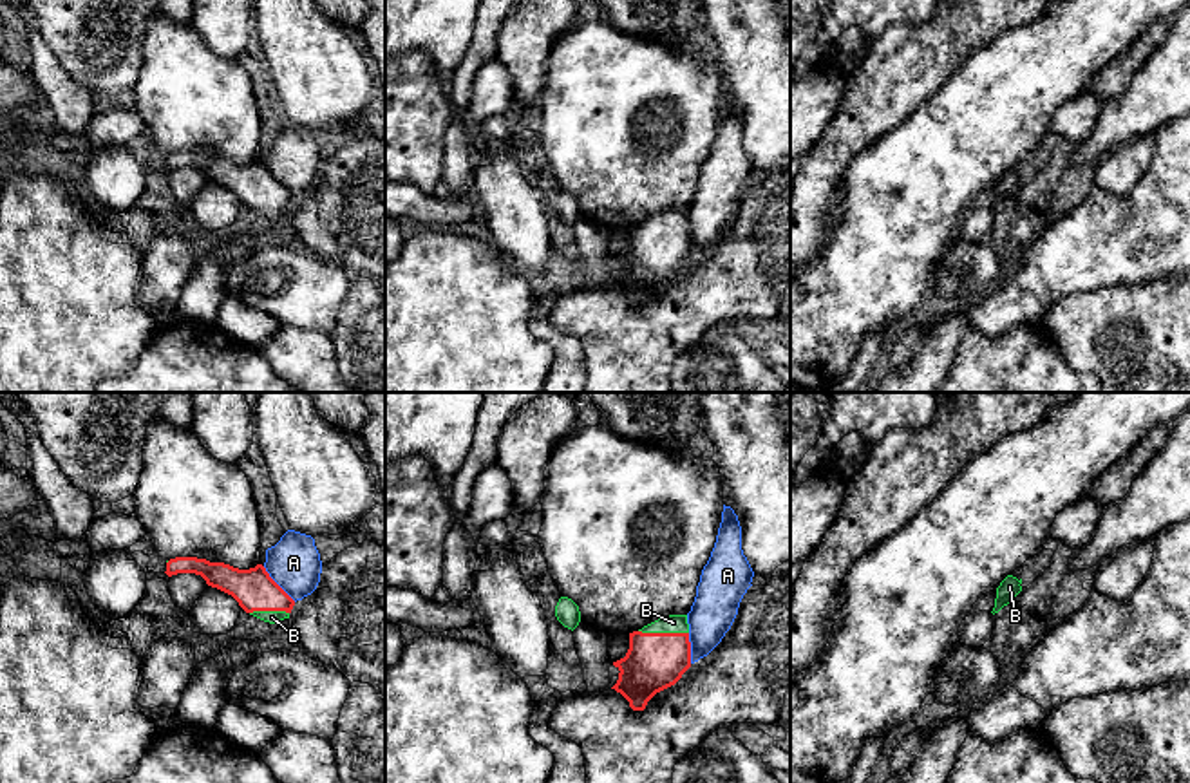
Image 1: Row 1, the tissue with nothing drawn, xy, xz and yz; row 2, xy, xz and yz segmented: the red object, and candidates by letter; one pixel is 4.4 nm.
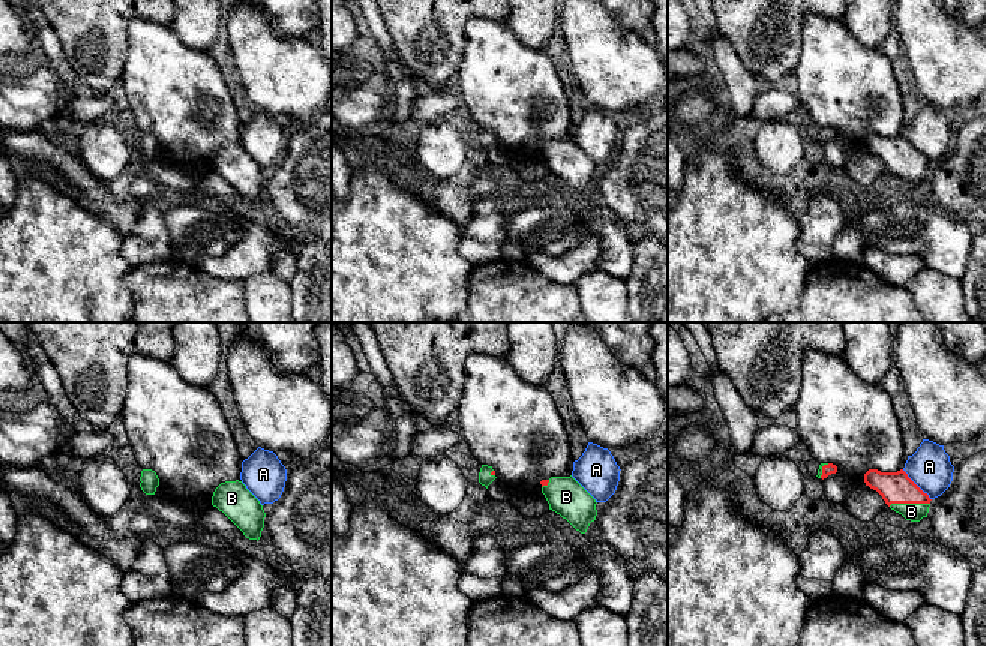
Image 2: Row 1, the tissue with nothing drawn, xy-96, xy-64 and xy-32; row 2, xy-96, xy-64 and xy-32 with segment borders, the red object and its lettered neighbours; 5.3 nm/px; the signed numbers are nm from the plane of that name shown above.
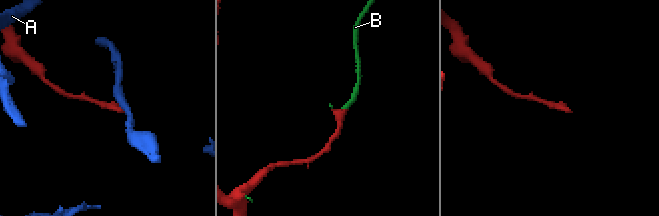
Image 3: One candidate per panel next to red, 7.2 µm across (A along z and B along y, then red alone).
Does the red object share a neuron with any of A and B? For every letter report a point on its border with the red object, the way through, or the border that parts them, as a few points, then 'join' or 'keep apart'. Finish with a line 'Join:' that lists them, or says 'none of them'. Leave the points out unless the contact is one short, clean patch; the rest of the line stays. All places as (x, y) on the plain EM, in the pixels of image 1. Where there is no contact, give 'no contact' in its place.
A: meets red in xy at (277, 179); keep apart
B: meets red in xz at (664, 228); join
Join: B

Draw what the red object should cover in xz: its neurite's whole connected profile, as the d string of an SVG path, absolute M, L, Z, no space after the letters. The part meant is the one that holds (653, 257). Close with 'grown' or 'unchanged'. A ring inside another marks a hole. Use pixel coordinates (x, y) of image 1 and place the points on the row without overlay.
M687 210L662 212L629 228L629 244L613 257L620 266L611 282L633 306L644 306L660 286L675 280L691 262Z; grown

